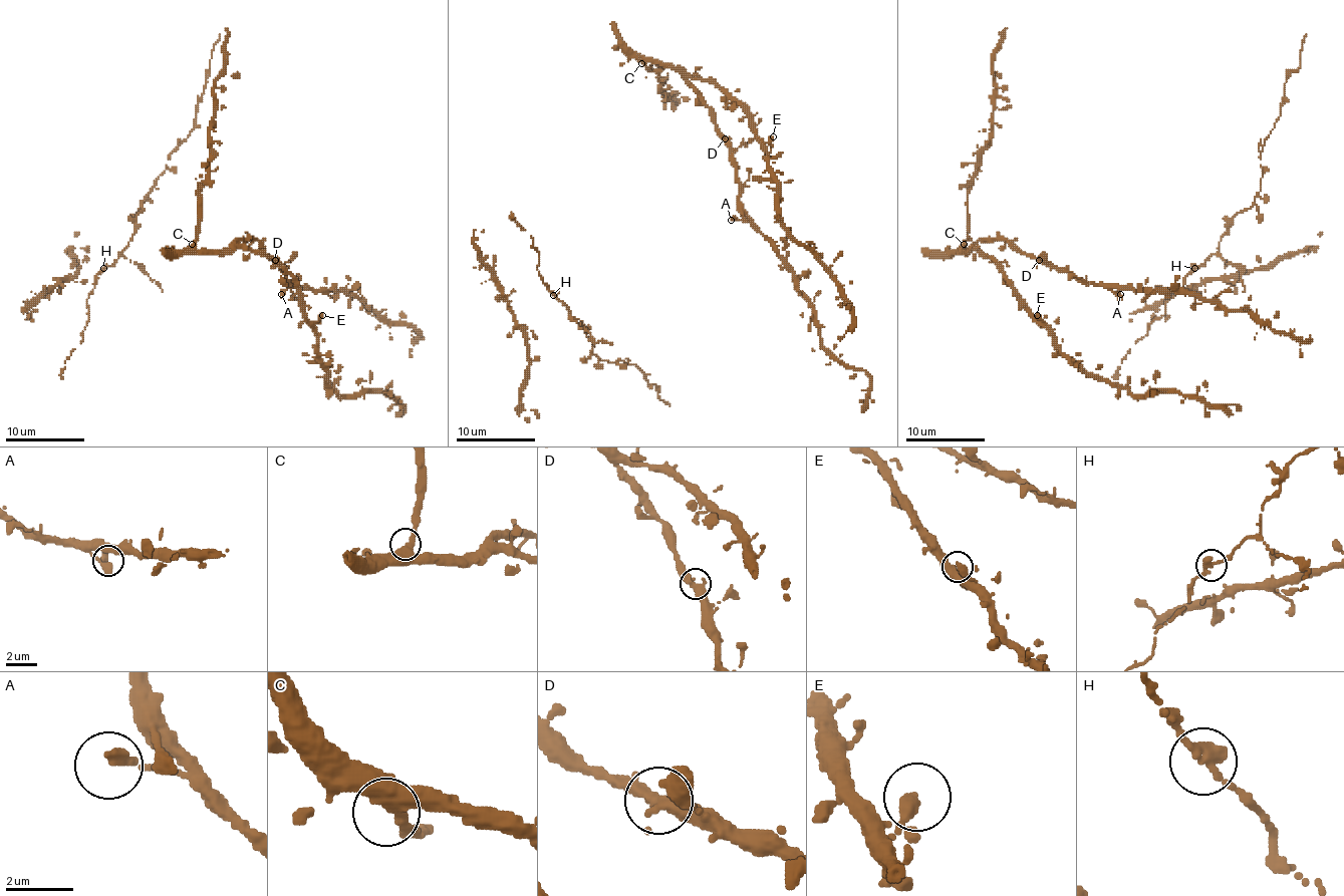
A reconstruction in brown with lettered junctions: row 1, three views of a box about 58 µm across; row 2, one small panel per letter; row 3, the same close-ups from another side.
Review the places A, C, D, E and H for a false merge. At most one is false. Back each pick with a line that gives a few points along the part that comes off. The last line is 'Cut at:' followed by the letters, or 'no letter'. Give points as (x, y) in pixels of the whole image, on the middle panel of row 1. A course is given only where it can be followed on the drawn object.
Cut at: no letter

